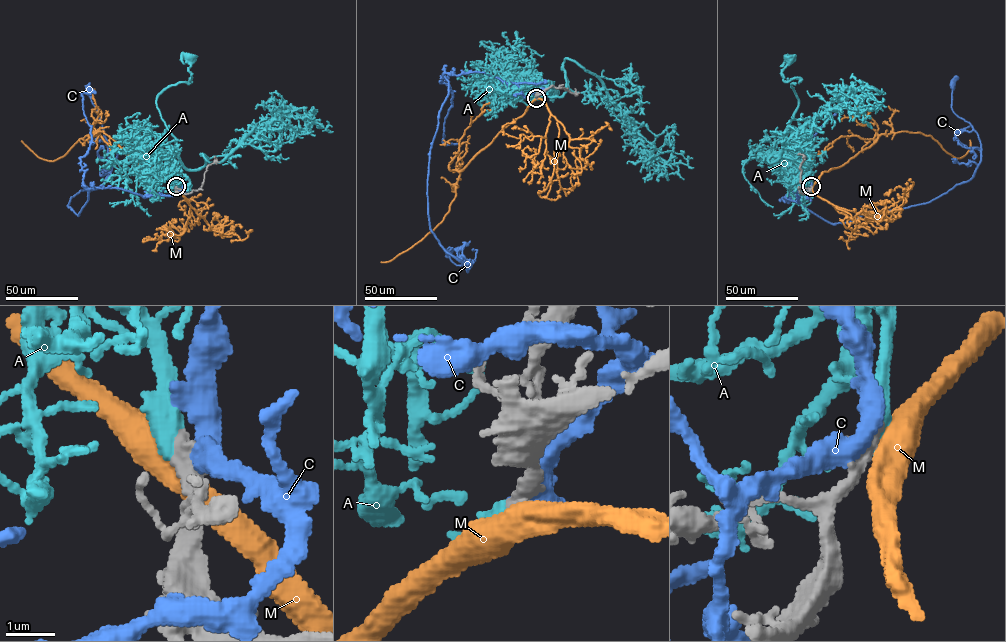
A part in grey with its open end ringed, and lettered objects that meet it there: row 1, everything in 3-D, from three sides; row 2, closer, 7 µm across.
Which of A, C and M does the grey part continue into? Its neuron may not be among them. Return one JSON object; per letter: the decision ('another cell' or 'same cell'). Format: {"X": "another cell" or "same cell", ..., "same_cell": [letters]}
{"A": "same cell", "C": "another cell", "M": "another cell", "same_cell": ["A"]}

